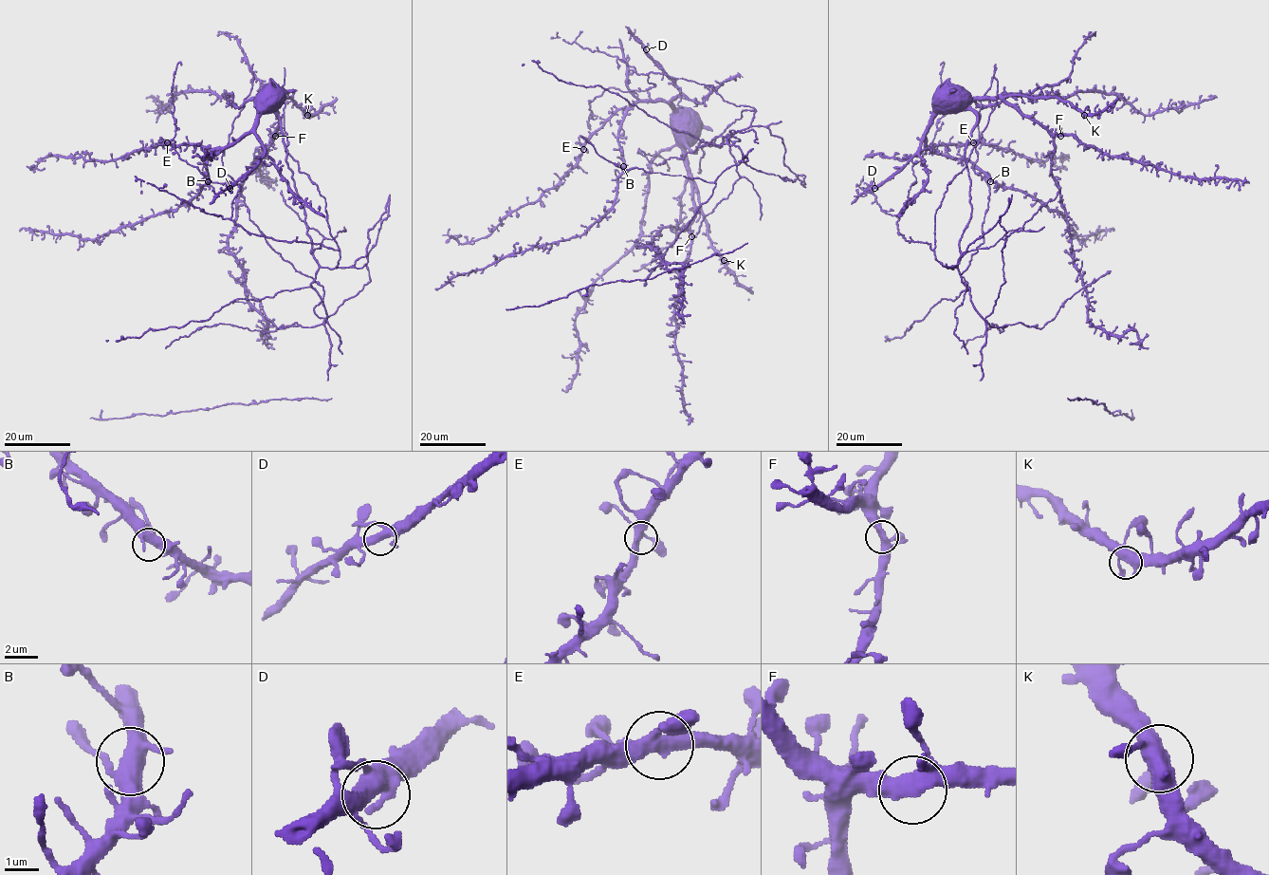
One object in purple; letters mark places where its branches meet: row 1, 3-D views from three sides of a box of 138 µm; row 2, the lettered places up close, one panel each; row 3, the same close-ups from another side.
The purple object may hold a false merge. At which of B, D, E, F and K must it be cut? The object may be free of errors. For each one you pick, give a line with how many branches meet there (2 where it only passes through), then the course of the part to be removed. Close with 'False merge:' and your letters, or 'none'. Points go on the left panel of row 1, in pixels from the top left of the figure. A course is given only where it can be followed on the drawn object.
False merge: none

